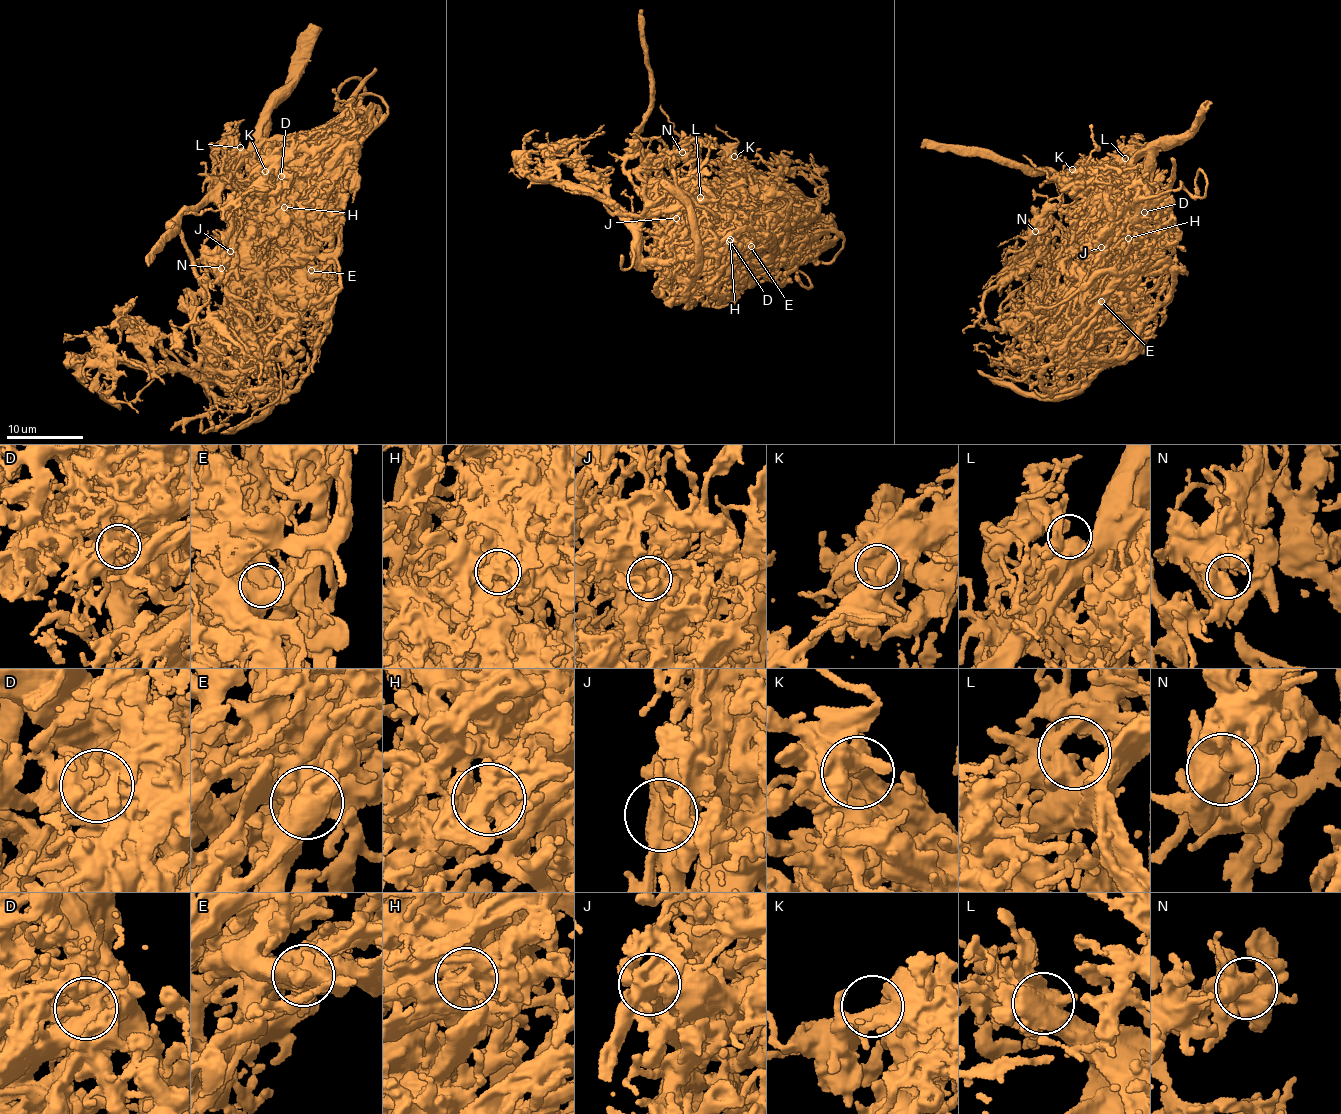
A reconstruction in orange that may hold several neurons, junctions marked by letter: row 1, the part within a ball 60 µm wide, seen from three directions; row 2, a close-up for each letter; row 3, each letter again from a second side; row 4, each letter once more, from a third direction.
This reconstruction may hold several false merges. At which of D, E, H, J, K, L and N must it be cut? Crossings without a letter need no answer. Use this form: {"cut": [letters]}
{"cut": ["D", "E", "H", "J"]}

